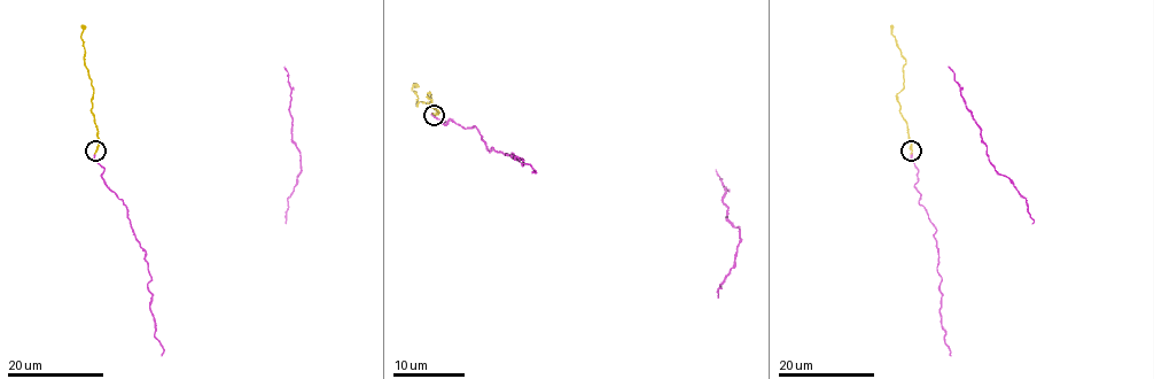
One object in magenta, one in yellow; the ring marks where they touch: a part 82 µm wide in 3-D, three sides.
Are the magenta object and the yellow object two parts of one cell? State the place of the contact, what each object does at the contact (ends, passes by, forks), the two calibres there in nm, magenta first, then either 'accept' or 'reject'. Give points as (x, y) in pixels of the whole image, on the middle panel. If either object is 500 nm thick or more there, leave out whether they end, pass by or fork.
(434, 115) | magenta ends | yellow ends | 140/220 nm | accept

